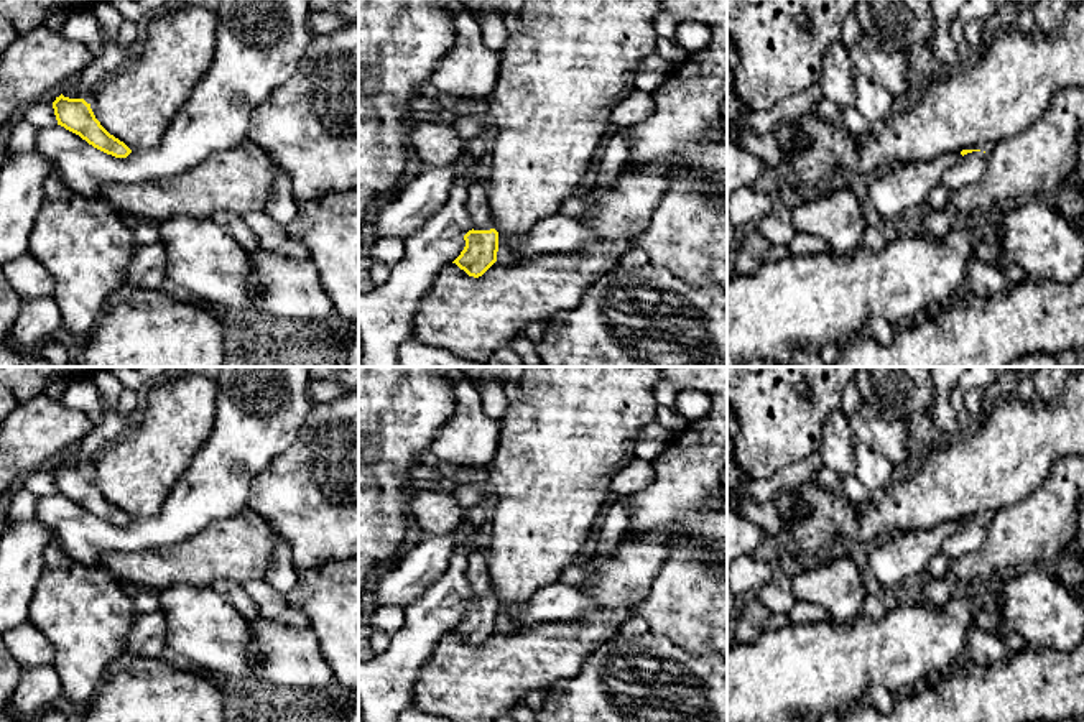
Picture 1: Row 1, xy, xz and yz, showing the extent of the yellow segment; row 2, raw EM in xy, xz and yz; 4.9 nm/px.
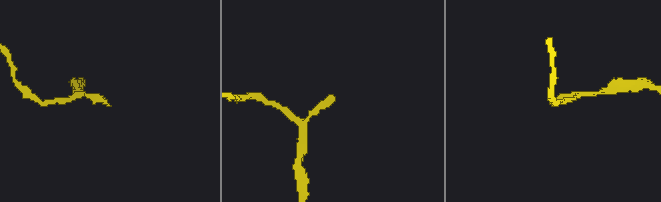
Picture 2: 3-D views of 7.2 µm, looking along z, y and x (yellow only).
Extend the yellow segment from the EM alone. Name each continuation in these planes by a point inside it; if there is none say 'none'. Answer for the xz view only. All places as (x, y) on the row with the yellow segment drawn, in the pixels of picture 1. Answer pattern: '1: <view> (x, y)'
1: xz (477, 206)

